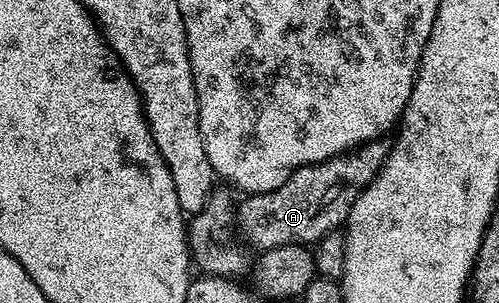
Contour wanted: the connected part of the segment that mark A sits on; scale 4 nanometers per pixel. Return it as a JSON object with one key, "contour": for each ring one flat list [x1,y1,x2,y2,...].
{"contour":[[378,139,368,141,357,149,350,149,347,153,340,153,338,157,327,159,323,163,315,163,307,167,299,167,283,183,283,187,275,187,275,191,255,193,244,198,245,202,238,204,235,209,235,225,241,233,257,248,257,251,278,249,284,245,304,245,316,243,328,233,340,230,349,220,349,212,359,199,359,195,372,183,375,175,385,166,389,157,391,145,388,140]]}

